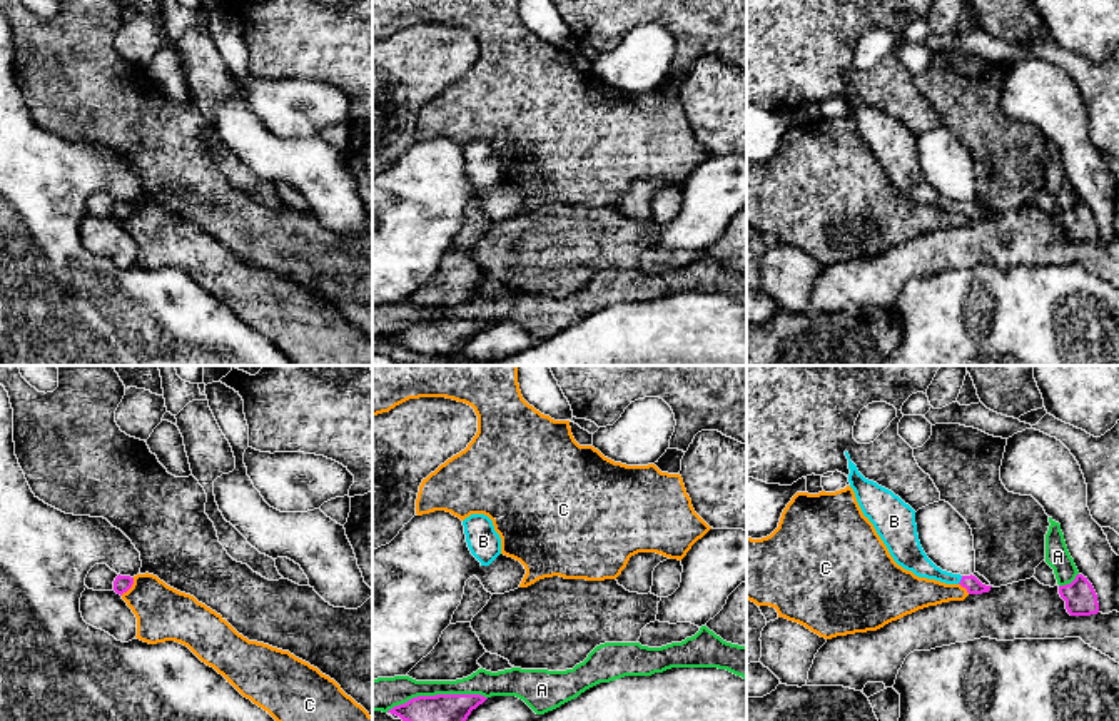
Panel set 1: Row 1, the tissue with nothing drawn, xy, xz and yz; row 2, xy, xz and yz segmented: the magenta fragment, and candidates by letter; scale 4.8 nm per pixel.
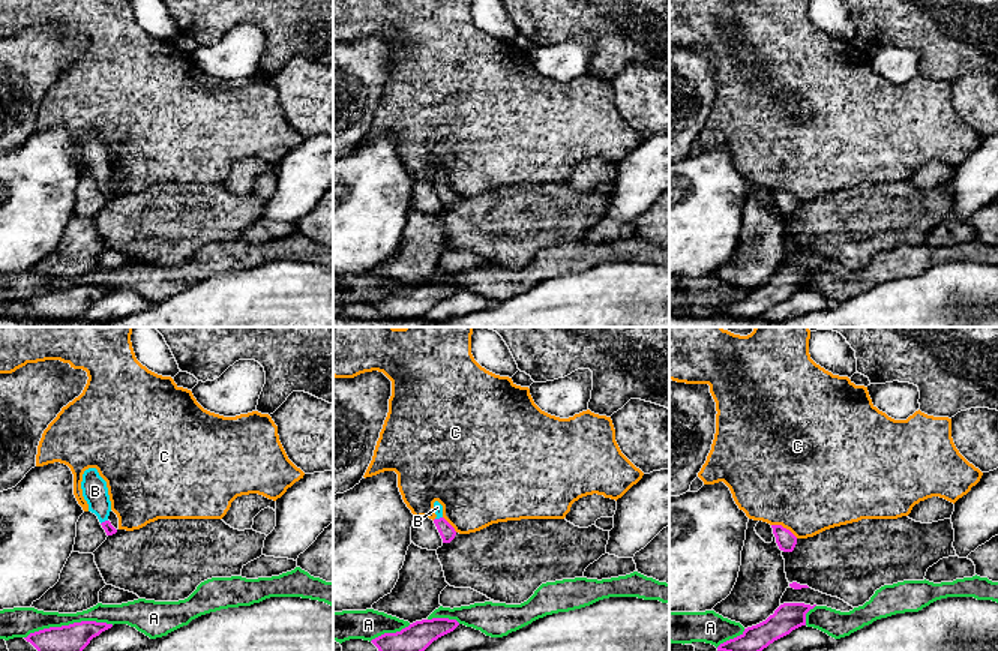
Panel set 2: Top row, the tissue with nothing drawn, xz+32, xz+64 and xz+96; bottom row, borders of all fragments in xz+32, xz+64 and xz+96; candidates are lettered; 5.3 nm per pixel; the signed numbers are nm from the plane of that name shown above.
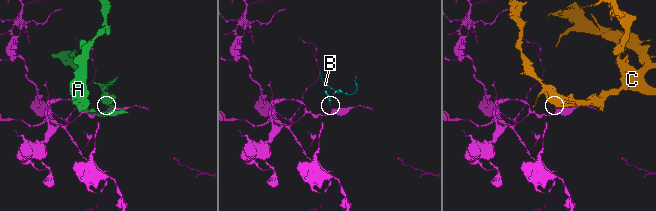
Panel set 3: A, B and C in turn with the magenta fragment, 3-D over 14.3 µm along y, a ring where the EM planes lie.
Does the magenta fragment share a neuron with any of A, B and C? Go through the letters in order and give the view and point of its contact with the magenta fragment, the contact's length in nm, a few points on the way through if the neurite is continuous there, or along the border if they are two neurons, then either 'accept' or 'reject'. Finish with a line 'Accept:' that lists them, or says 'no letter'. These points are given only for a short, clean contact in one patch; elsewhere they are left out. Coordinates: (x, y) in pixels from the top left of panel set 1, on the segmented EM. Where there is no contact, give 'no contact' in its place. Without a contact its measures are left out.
A: contact xz (436, 695); length 500 nm; reject
B: contact yz (961, 579); length 50 nm; way yz (971, 583), (961, 579), (932, 573), (914, 559); accept
C: contact xy (129, 588); length 110 nm; reject
Accept: B

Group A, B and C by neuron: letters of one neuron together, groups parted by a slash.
A / B / C

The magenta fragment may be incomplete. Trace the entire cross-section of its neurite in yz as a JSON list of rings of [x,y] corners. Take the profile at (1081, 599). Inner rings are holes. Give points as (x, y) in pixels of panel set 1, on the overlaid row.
[[[1077,574],[1071,584],[1059,586],[1059,594],[1066,601],[1066,609],[1071,616],[1091,616],[1099,613],[1097,594],[1082,574]]]

